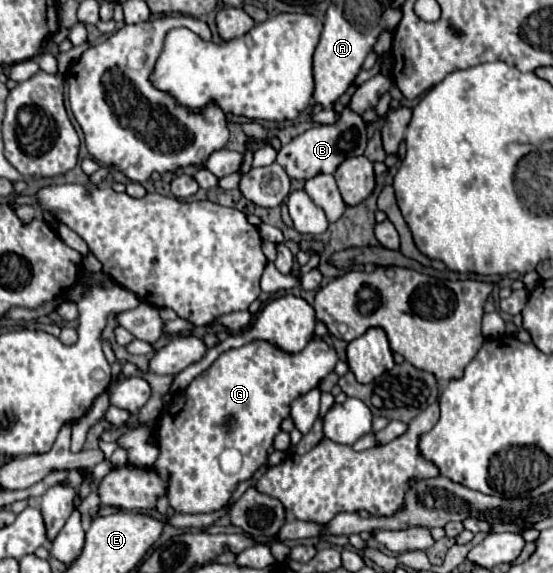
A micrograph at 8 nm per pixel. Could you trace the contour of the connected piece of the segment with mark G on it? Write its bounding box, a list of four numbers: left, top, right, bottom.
[153,338,339,514]

